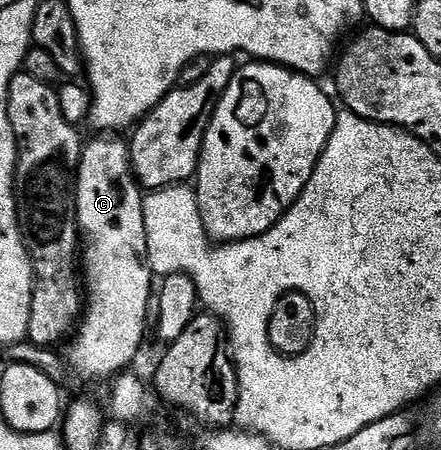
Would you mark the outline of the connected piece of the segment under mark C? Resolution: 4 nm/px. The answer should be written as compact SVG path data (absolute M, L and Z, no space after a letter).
M111 134L96 137L82 145L75 178L75 218L81 237L85 307L77 331L70 337L65 359L74 375L76 372L87 380L106 381L126 369L123 367L138 354L143 335L149 332L147 307L153 304L153 273L147 265L144 193L131 173L128 141L115 140L119 138Z

